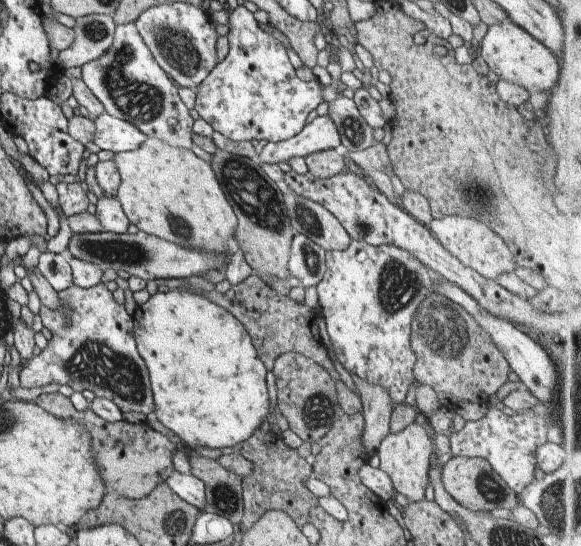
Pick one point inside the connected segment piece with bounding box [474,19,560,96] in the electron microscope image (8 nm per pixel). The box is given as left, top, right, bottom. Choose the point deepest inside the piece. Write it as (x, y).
(511, 53)

